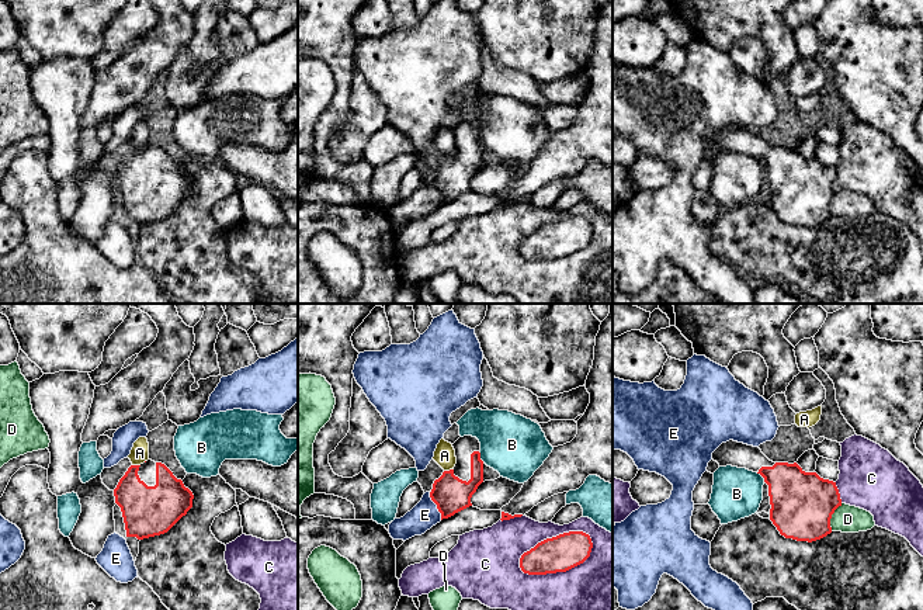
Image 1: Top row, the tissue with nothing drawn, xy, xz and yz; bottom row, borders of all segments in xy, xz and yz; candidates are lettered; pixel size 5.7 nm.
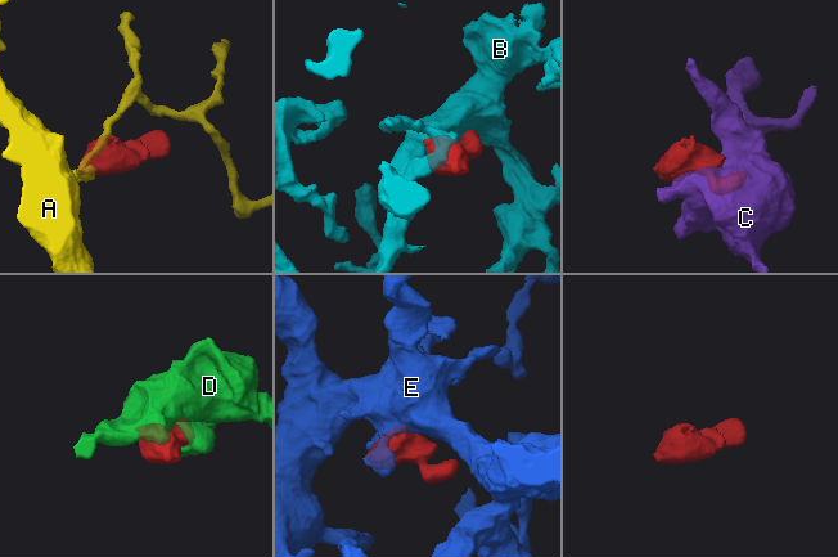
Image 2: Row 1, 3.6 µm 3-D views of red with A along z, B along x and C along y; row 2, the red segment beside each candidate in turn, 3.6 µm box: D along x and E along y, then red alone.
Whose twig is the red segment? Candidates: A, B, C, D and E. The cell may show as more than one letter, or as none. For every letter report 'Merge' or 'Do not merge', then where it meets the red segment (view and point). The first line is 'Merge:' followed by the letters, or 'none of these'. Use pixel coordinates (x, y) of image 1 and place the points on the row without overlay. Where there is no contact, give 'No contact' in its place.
Merge: none of these
A: Do not merge. Touches red at xz (450, 155)
B: Do not merge. Touches red at yz (762, 160)
C: Do not merge. Touches red at xz (552, 222)
D: Do not merge. Touches red at yz (830, 203)
E: Do not merge. Touches red at xz (437, 191)

